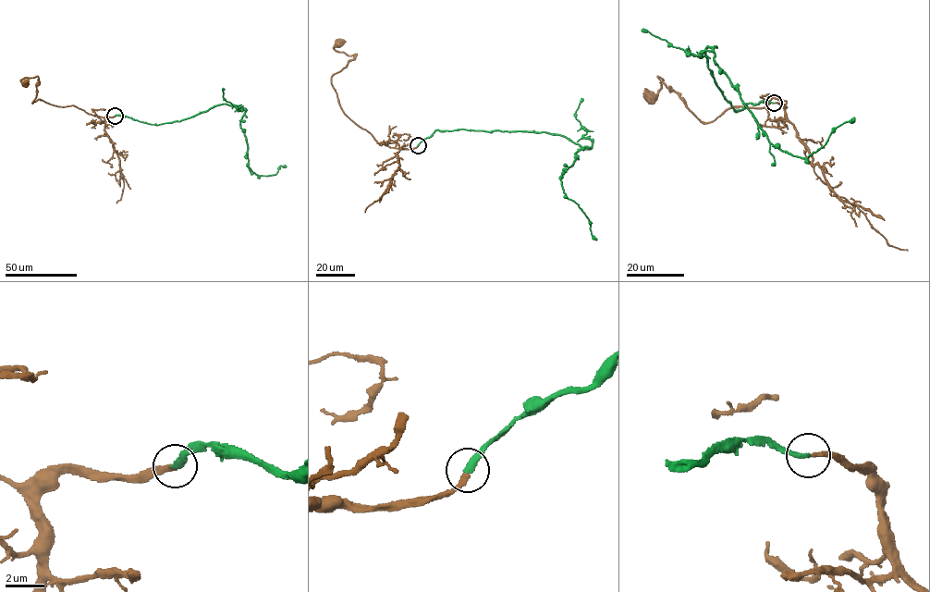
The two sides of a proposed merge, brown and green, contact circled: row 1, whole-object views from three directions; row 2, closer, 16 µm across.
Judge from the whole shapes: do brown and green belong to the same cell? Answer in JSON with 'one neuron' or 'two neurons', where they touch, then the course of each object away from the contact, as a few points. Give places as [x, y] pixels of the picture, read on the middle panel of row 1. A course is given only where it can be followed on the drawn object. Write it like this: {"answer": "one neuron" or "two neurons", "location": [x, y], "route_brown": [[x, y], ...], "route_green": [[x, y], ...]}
{"answer": "one neuron", "location": [418, 145], "route_brown": [[418, 145], [400, 149], [381, 145], [343, 112], [331, 77], [356, 54], [338, 52], [334, 47], [339, 43]], "route_green": [[418, 145], [435, 129], [464, 129], [544, 132], [591, 148], [576, 151], [559, 178], [596, 240]]}

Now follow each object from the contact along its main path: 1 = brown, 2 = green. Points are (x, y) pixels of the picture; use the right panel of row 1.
1: (775, 103), (788, 107), (773, 97), (704, 122), (658, 77), (650, 97)
2: (774, 103), (733, 110), (706, 46), (715, 47), (714, 61), (784, 152), (808, 156), (854, 120)

